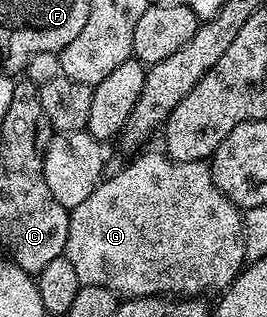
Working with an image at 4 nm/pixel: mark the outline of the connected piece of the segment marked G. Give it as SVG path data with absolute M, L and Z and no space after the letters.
M165 152L146 153L135 159L131 165L123 167L119 173L111 172L98 186L80 203L80 207L70 210L68 223L68 243L65 256L72 263L82 286L108 287L126 299L135 297L161 297L163 295L206 295L209 289L225 291L234 282L247 264L244 235L242 234L243 210L232 204L220 191L220 187L212 179L210 166L206 161L174 161Z

